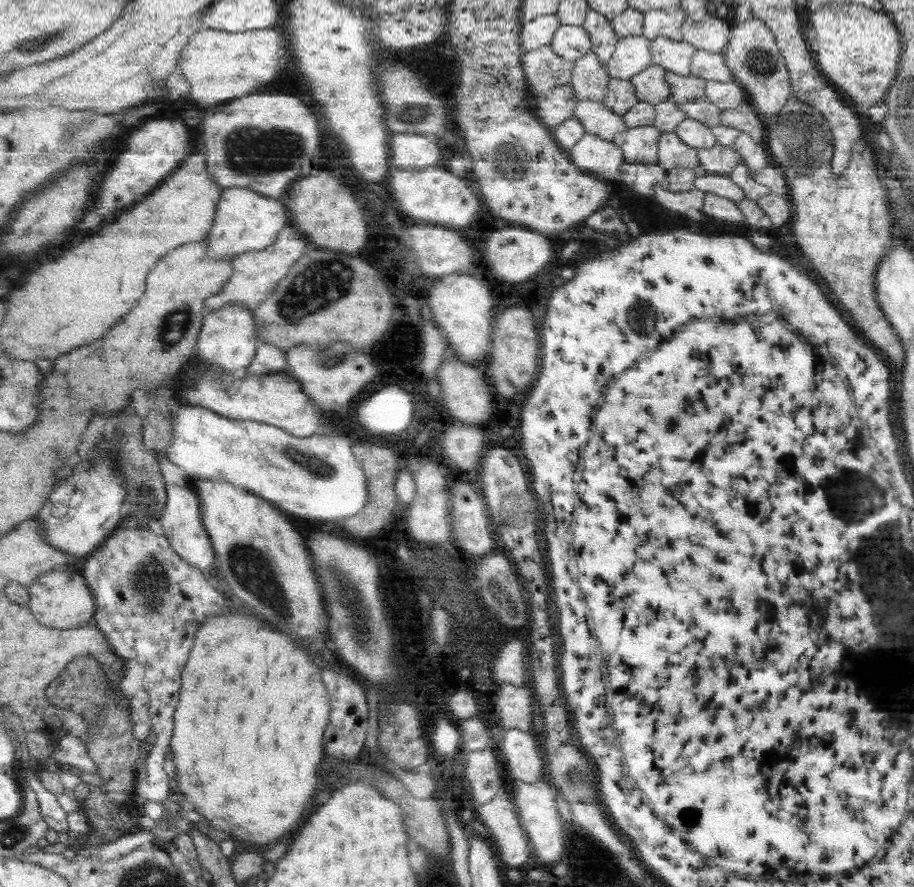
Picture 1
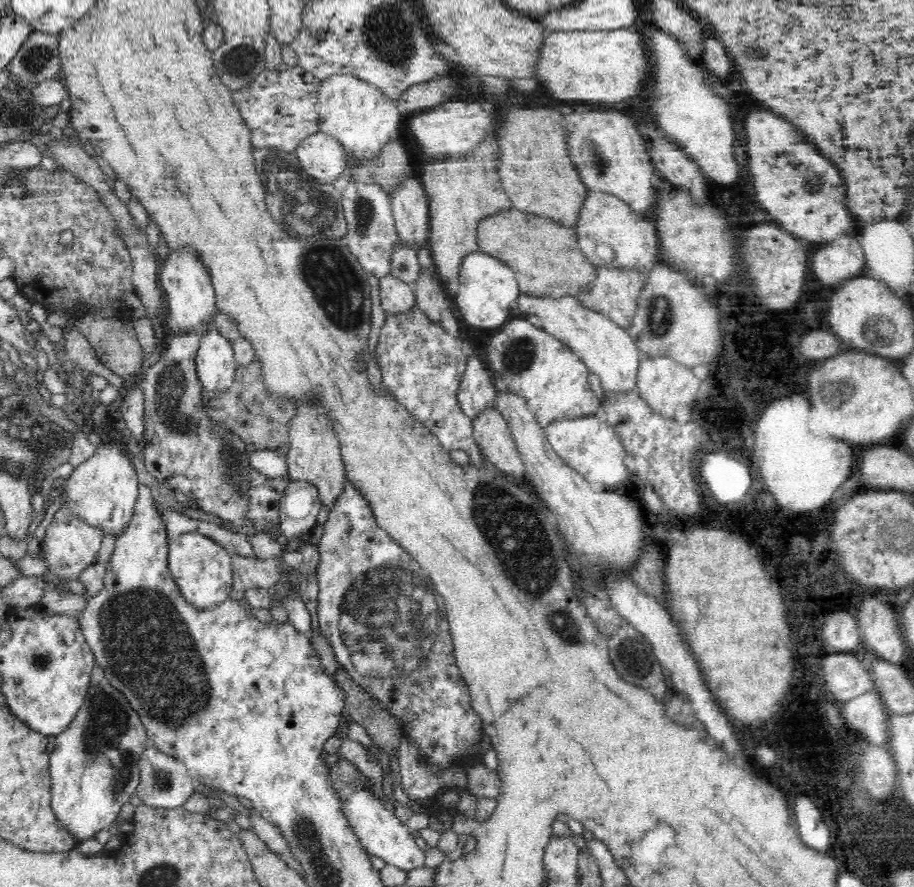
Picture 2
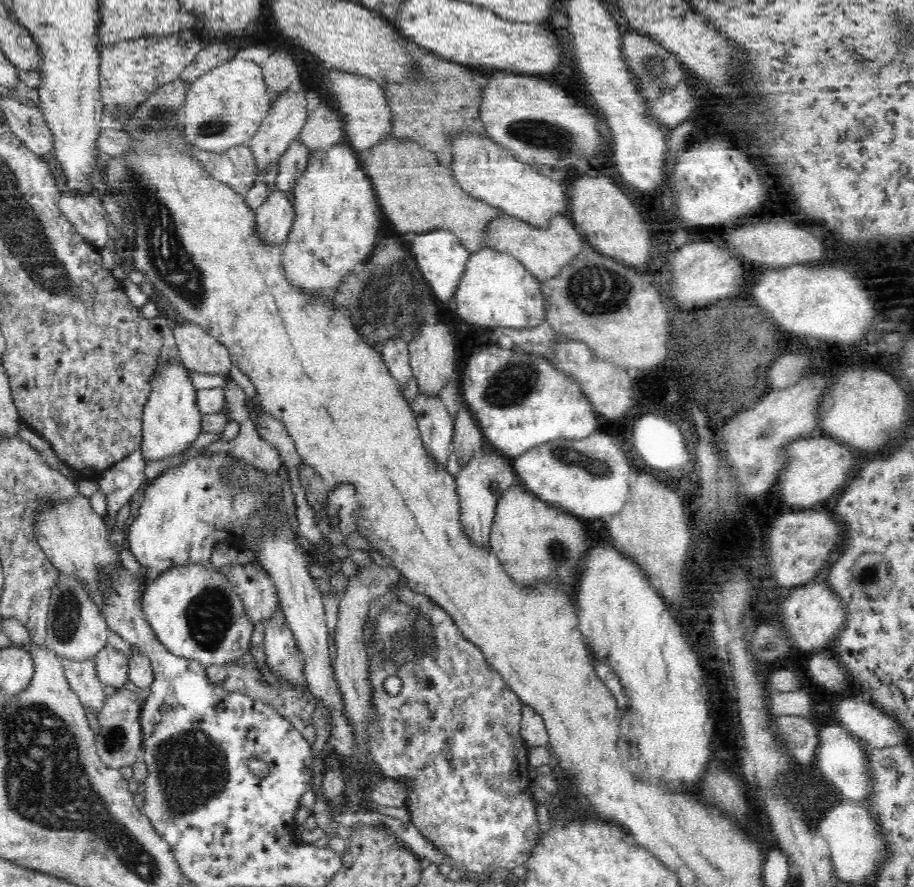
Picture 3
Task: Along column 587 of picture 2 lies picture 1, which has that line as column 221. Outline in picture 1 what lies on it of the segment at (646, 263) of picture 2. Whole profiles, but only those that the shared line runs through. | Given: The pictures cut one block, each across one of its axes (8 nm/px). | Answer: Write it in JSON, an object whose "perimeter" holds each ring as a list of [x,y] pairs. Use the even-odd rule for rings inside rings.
{"perimeter":[[[231,187],[223,190],[215,224],[207,236],[209,257],[237,257],[249,251],[266,249],[278,241],[279,234],[289,224],[289,210],[284,199],[274,199],[251,189]]]}

